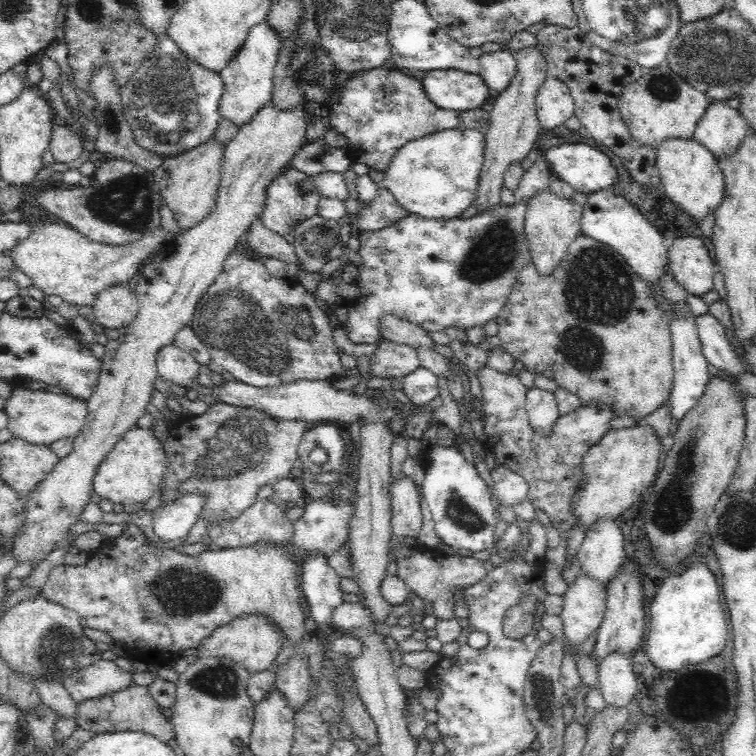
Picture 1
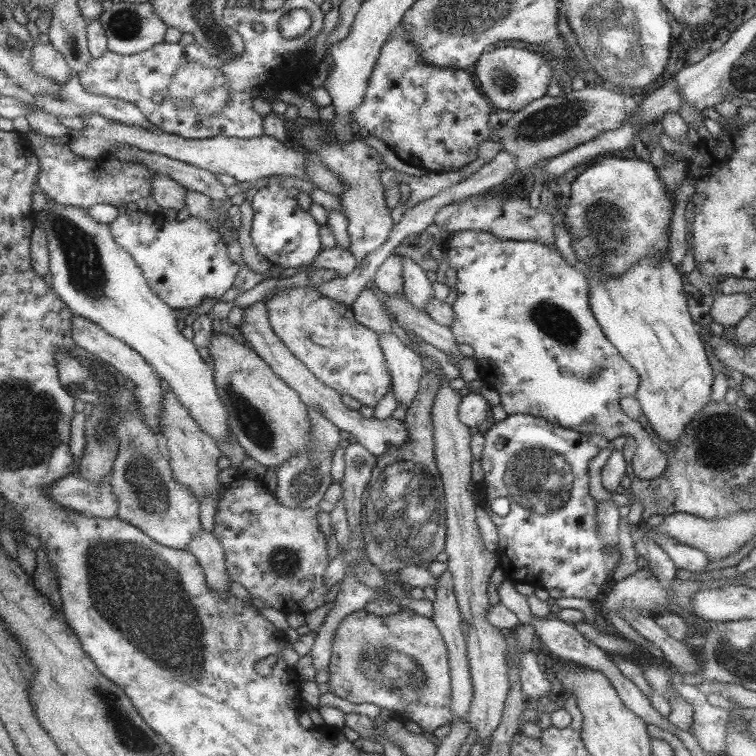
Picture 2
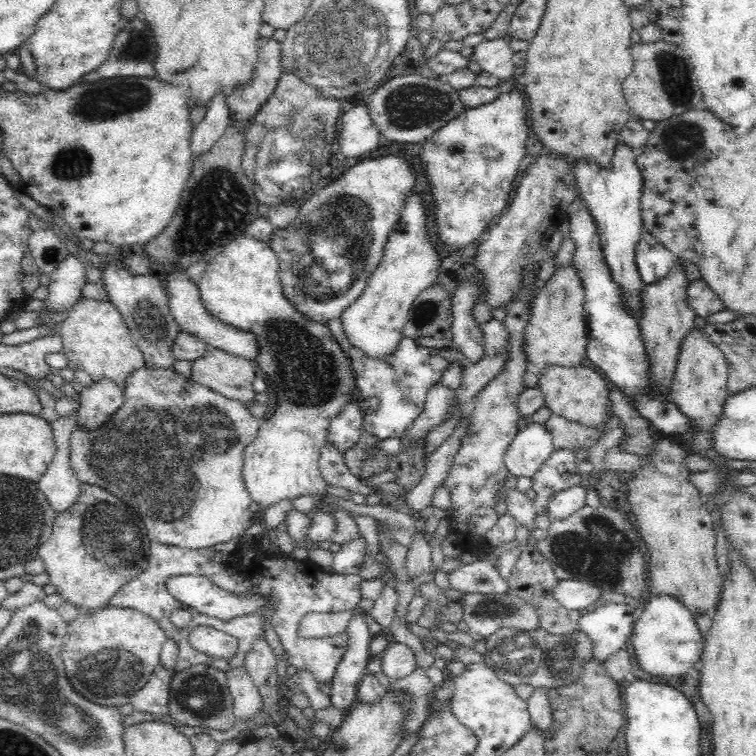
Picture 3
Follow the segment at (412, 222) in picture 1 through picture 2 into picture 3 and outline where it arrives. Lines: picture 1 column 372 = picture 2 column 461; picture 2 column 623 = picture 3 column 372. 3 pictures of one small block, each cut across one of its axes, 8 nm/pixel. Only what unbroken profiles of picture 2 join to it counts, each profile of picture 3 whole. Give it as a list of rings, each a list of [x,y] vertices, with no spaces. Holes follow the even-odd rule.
[[[403,337],[394,352],[394,356],[388,356],[384,360],[372,360],[369,356],[364,356],[357,348],[351,348],[351,360],[356,371],[356,383],[362,392],[362,399],[376,399],[376,412],[368,412],[363,417],[363,427],[376,436],[378,440],[386,440],[386,438],[401,438],[404,436],[407,428],[417,419],[422,412],[425,396],[433,384],[439,383],[442,374],[446,372],[446,367],[449,367],[450,360],[445,360],[438,355],[439,350],[433,348],[424,348],[416,344],[413,340]]]

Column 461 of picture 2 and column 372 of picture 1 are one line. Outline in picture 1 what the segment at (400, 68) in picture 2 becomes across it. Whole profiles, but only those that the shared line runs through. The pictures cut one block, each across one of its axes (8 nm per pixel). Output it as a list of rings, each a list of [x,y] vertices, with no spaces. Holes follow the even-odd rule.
[[[376,67],[366,71],[366,74],[360,74],[360,78],[347,80],[346,88],[340,92],[340,98],[334,104],[329,120],[340,134],[348,138],[348,156],[354,164],[364,163],[368,165],[368,169],[384,172],[394,154],[404,144],[431,136],[432,133],[461,128],[458,114],[457,111],[434,105],[426,97],[420,80],[408,78],[408,74],[400,74],[400,70],[394,72]]]

